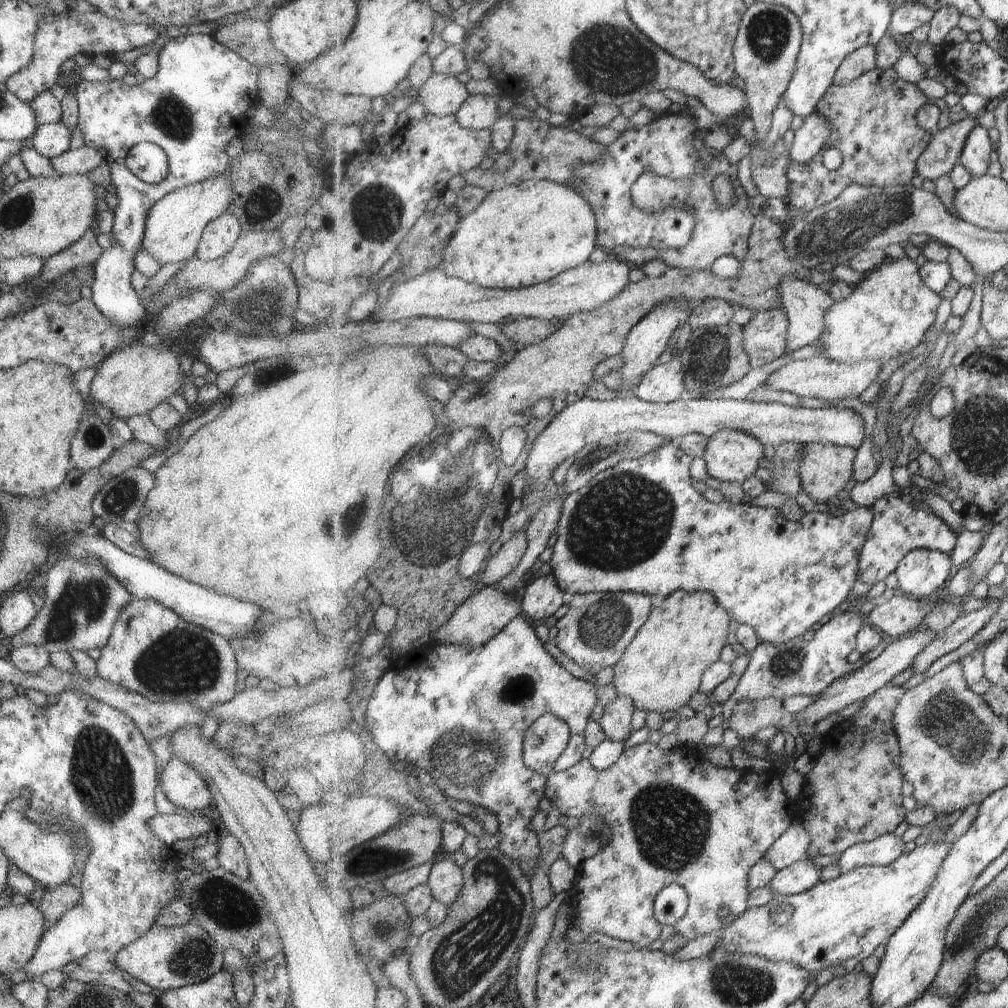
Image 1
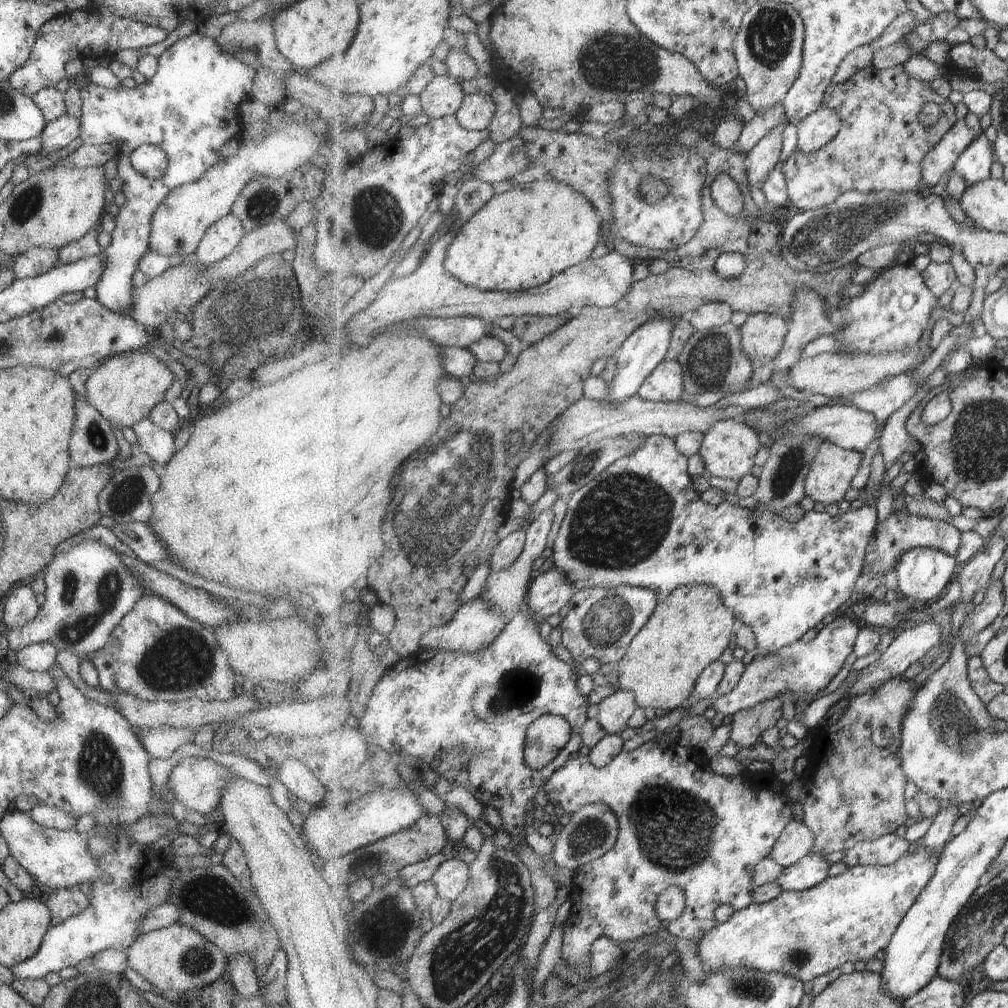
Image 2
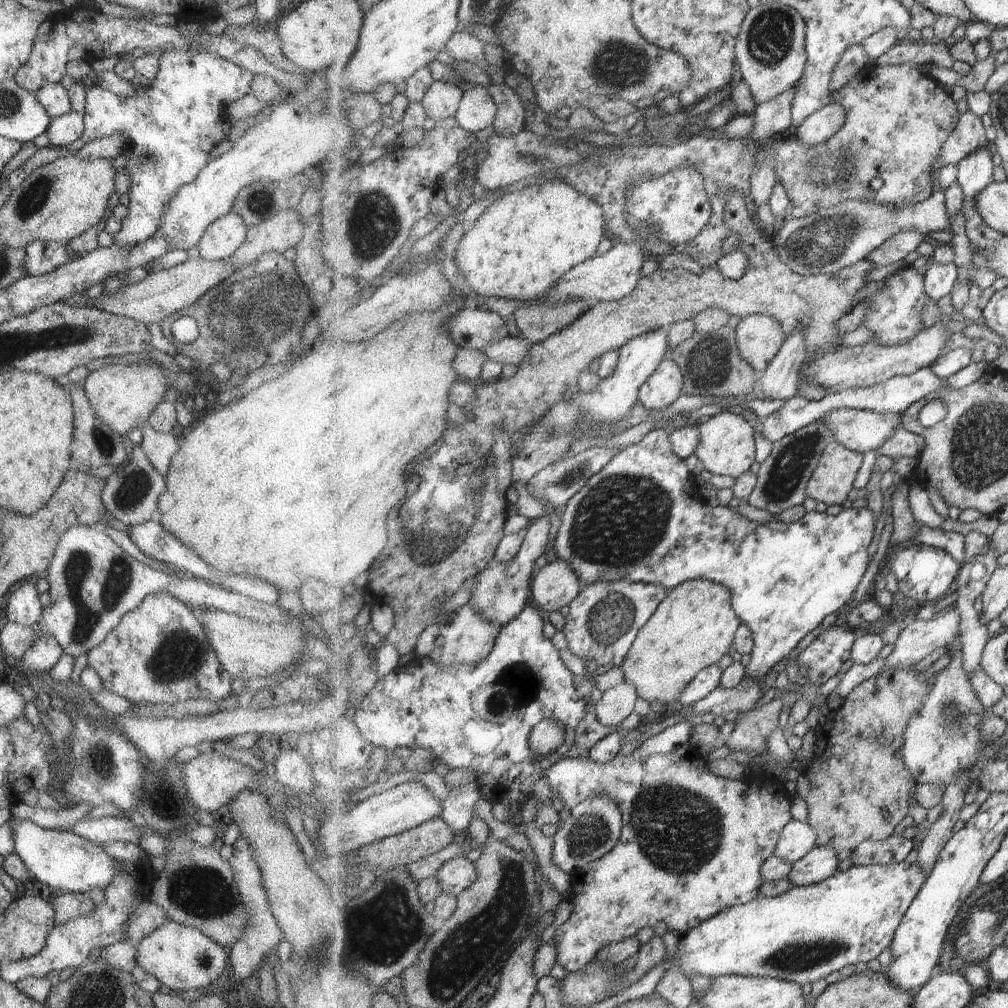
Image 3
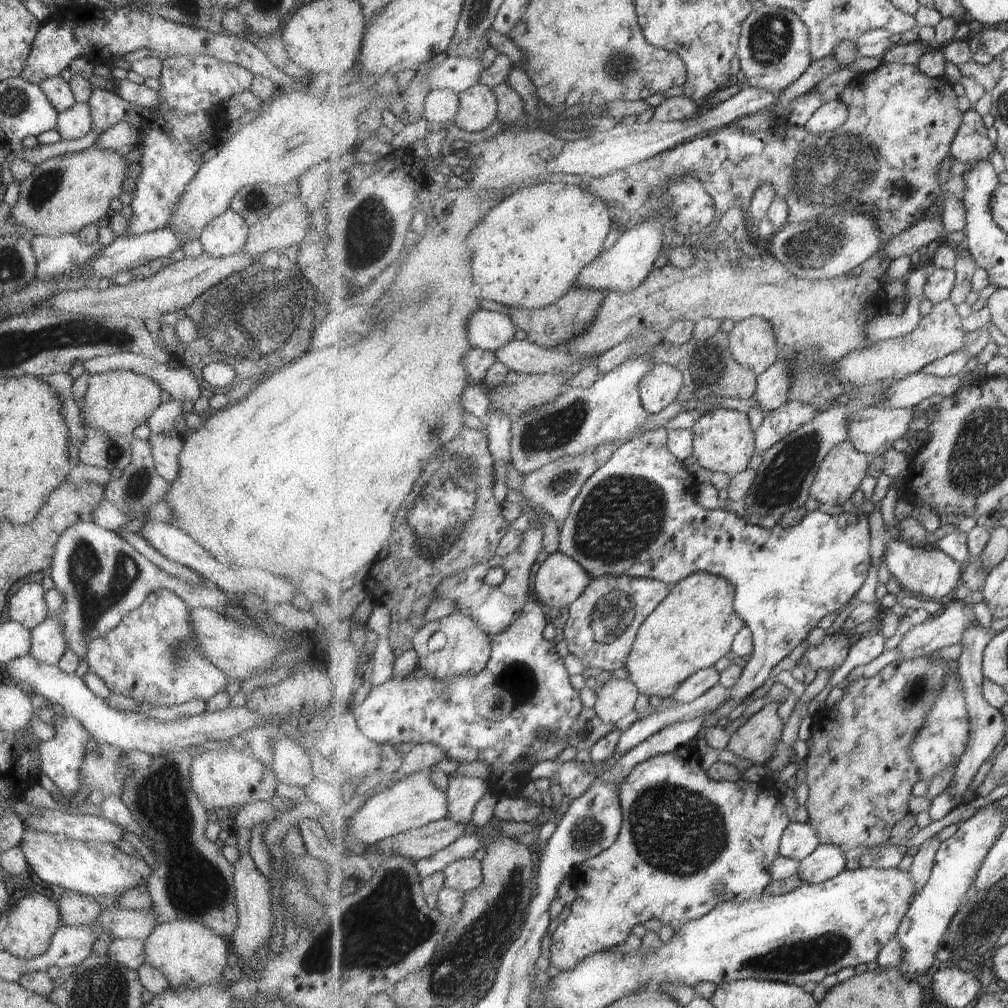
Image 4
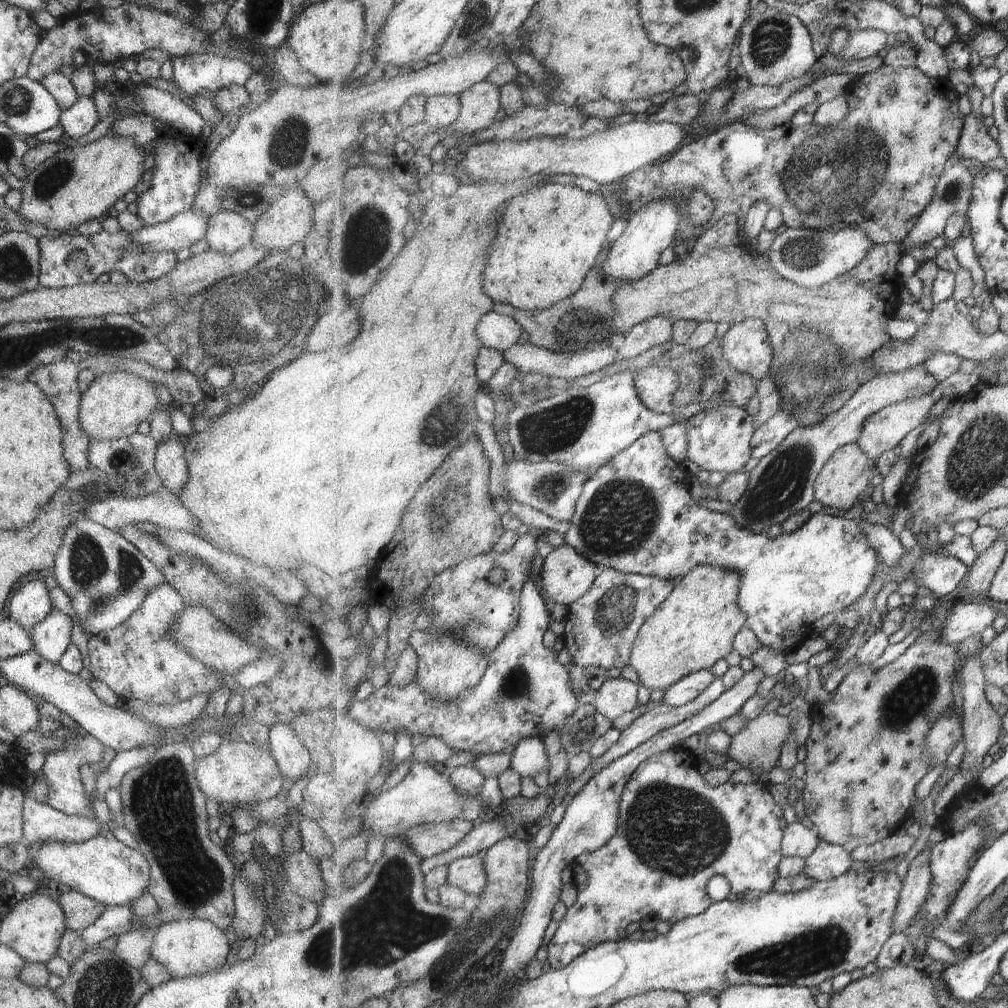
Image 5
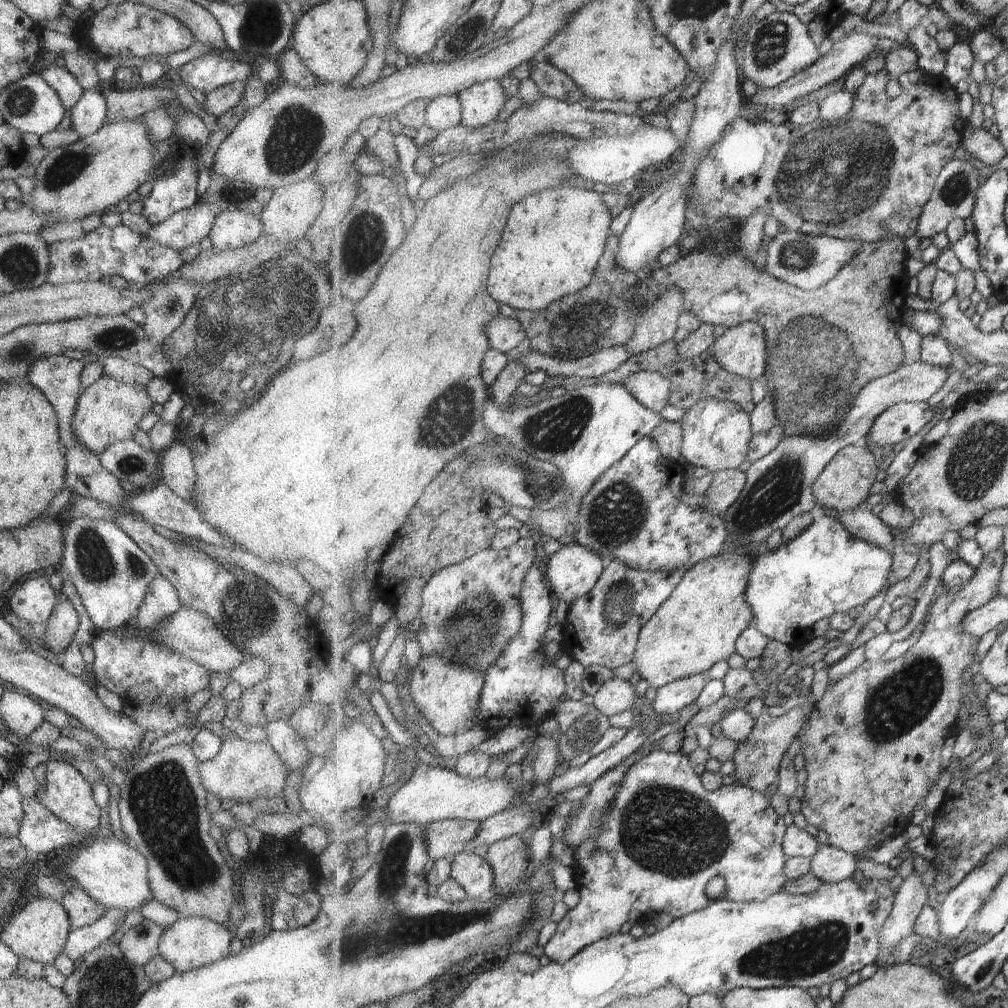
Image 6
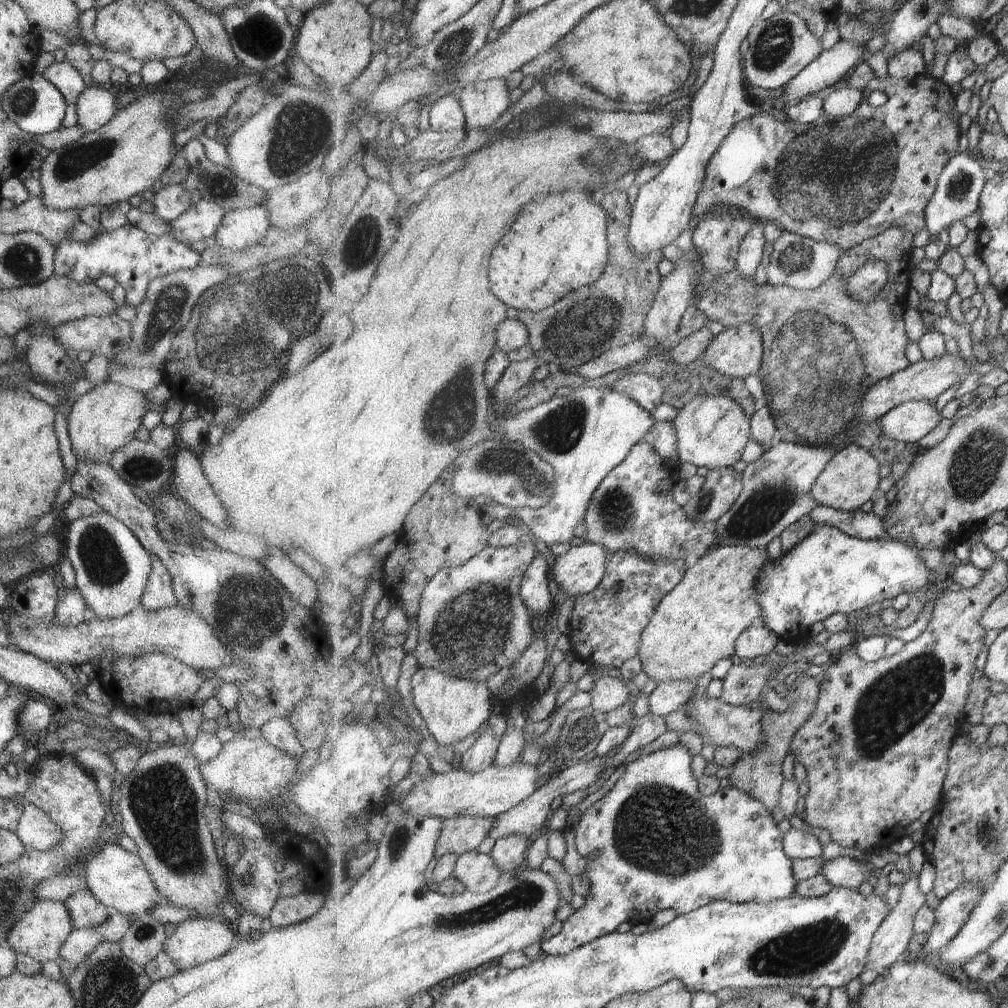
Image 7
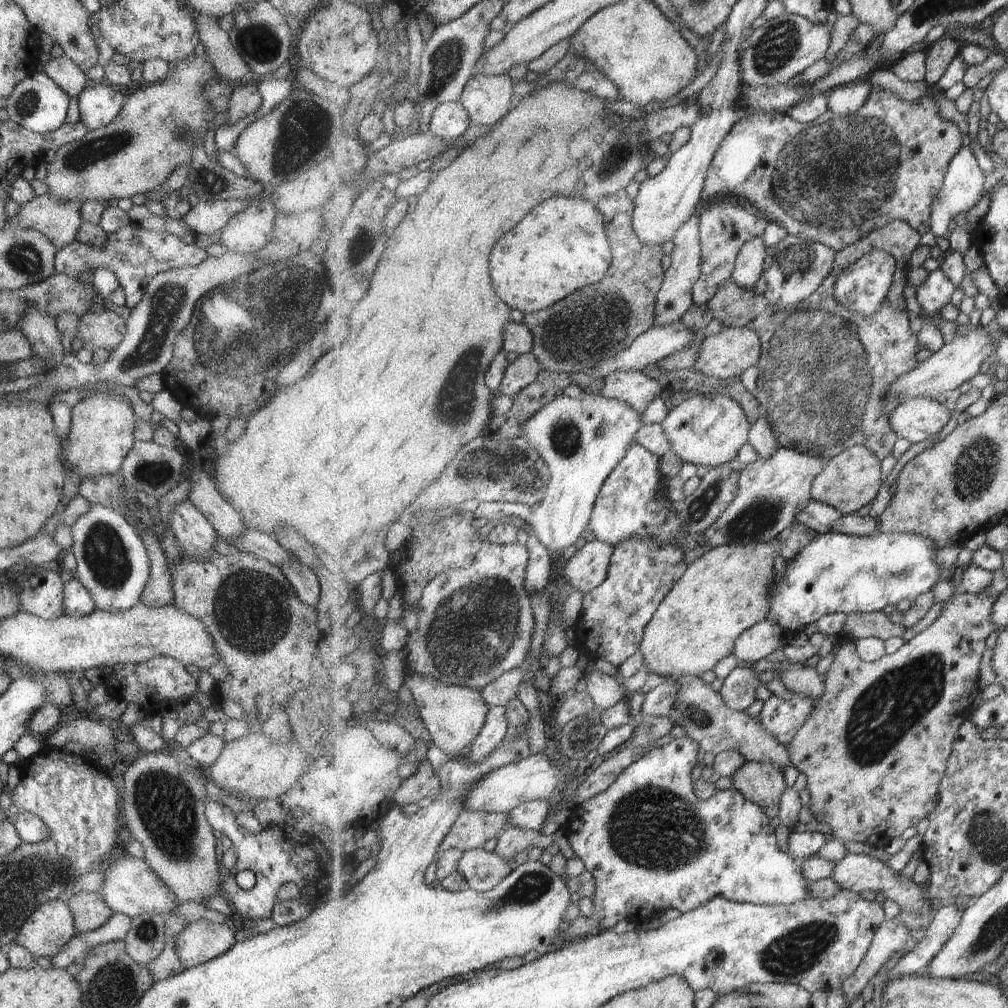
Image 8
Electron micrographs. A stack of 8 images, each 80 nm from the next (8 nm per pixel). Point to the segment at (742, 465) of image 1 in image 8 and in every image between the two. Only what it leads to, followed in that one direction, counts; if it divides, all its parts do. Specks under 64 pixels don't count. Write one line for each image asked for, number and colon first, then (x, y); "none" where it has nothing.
2: (729, 449)
3: (727, 447)
4: (724, 442)
5: (720, 439)
6: (717, 433)
7: (713, 432)
8: (710, 430)

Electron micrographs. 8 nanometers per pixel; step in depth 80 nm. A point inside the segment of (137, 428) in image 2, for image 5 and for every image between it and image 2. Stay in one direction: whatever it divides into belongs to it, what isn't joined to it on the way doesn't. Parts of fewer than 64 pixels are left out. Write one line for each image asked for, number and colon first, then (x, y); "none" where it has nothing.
3: (158, 447)
4: (164, 448)
5: (169, 465)

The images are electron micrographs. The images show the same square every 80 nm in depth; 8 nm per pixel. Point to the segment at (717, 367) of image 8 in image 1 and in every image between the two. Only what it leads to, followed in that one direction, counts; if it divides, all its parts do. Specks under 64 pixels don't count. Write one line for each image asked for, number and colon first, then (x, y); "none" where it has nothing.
1: (767, 334)
2: (763, 334)
3: (759, 337)
4: (754, 344)
5: (747, 345)
6: (742, 350)
7: (738, 352)

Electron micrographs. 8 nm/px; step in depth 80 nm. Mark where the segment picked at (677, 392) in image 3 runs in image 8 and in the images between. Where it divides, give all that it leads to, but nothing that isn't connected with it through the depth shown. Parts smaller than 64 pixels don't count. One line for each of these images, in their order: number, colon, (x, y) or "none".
4: (662, 385)
5: (656, 386)
6: (653, 388)
7: (647, 390)
8: (637, 388)

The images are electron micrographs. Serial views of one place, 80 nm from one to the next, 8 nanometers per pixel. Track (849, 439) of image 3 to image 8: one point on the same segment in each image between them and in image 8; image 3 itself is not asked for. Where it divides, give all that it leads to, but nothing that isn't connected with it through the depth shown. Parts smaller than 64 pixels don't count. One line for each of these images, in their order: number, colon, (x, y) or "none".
4: (874, 431)
5: (885, 429)
6: (897, 424)
7: (909, 422)
8: (915, 420)

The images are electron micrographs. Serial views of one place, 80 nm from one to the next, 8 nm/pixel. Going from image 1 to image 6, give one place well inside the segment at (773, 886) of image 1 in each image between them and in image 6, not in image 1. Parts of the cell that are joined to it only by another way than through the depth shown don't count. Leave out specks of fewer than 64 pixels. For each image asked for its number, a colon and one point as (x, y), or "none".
2: (812, 870)
3: (821, 863)
4: (827, 861)
5: (829, 861)
6: (831, 864)

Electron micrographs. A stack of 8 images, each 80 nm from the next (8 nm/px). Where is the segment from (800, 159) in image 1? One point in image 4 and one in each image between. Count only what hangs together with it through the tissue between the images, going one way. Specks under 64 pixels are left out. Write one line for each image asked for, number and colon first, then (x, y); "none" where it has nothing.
2: (818, 129)
3: (818, 128)
4: (833, 114)

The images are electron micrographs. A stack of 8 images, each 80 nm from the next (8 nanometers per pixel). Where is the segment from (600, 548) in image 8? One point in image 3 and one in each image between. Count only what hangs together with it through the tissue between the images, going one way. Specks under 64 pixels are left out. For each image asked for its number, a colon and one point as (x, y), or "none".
3: (556, 585)
4: (560, 580)
5: (566, 576)
6: (573, 571)
7: (579, 571)

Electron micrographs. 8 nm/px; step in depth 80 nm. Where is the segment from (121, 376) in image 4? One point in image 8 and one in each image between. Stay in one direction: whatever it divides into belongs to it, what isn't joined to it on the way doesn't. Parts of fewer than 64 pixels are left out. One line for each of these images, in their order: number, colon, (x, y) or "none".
5: (113, 405)
6: (108, 410)
7: (106, 416)
8: (101, 425)

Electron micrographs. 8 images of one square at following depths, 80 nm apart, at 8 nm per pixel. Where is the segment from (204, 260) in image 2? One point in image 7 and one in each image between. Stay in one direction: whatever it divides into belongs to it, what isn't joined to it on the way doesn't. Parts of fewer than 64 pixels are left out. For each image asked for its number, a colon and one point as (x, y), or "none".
3: (220, 238)
4: (224, 235)
5: (225, 232)
6: (233, 229)
7: (238, 229)

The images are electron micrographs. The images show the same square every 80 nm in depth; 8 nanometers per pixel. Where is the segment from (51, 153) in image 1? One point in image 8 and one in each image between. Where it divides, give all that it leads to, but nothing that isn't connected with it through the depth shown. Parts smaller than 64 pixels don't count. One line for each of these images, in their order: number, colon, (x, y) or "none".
2: (55, 134)
3: (63, 130)
4: (73, 123)
5: (78, 119)
6: (87, 114)
7: (95, 105)
8: (98, 103)

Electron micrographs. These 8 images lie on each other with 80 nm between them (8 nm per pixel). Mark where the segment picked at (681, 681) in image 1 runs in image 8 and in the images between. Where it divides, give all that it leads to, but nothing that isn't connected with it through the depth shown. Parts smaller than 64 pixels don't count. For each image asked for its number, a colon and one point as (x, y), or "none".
2: (693, 627)
3: (695, 626)
4: (692, 629)
5: (695, 628)
6: (699, 625)
7: (699, 622)
8: (725, 592)

